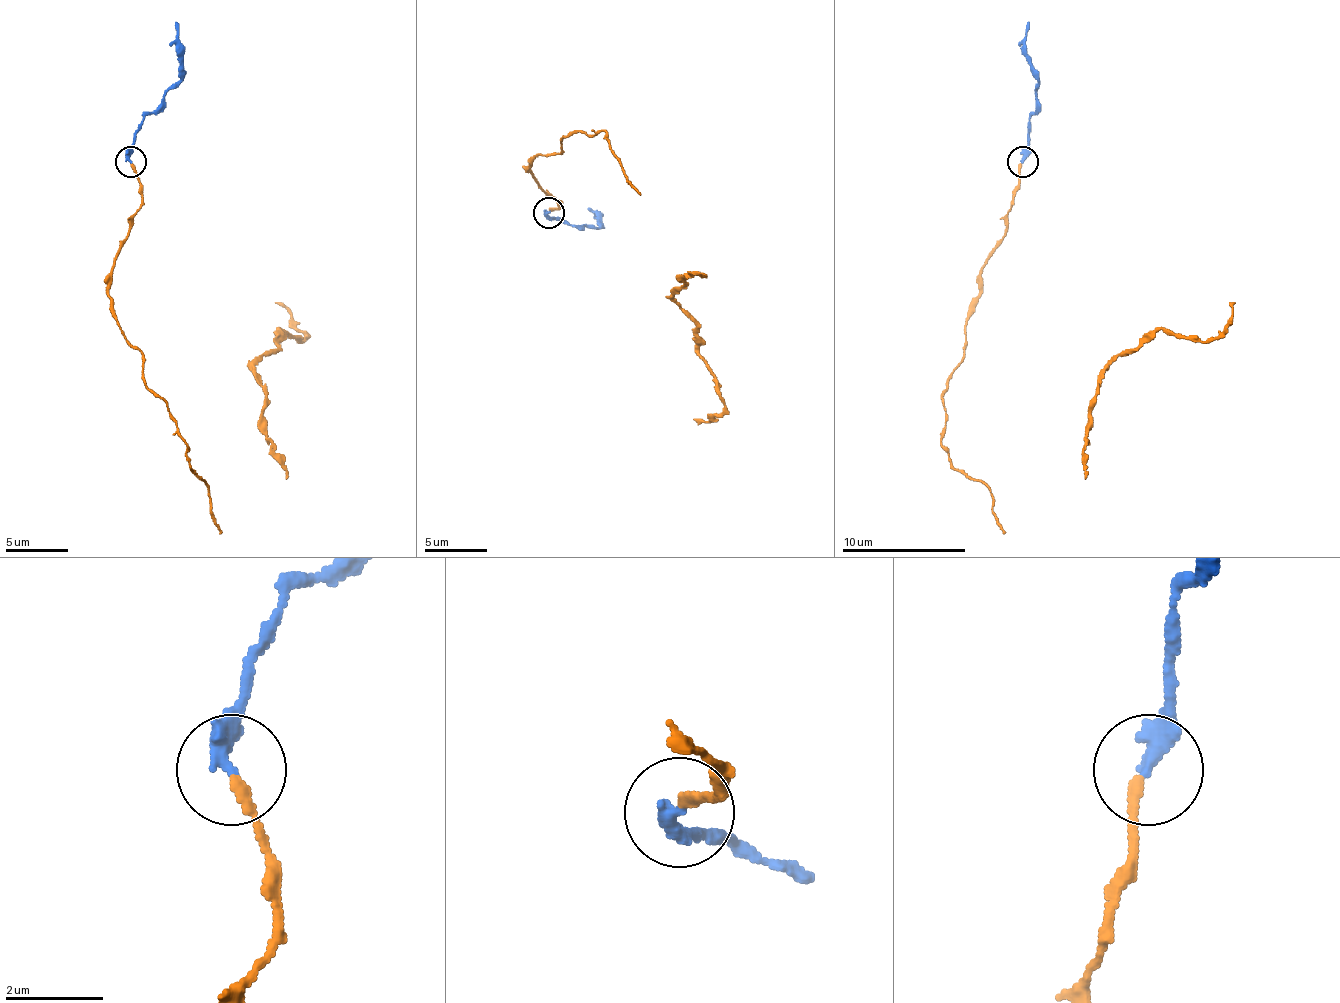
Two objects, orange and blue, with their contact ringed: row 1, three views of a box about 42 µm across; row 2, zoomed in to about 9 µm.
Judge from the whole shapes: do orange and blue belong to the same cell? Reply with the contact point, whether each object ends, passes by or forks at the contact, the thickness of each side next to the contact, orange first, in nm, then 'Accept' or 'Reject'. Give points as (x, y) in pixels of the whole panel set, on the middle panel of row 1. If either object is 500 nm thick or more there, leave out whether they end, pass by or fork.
Place: (549, 212). At the ring orange ends. At the ring blue ends. Thickness 190 nm (orange) against 360 nm. Accept

